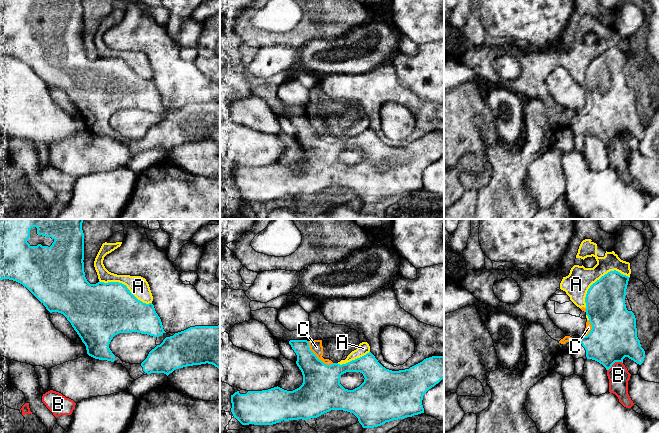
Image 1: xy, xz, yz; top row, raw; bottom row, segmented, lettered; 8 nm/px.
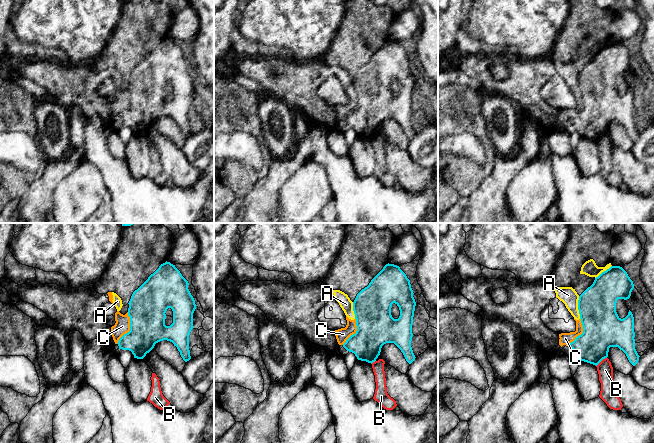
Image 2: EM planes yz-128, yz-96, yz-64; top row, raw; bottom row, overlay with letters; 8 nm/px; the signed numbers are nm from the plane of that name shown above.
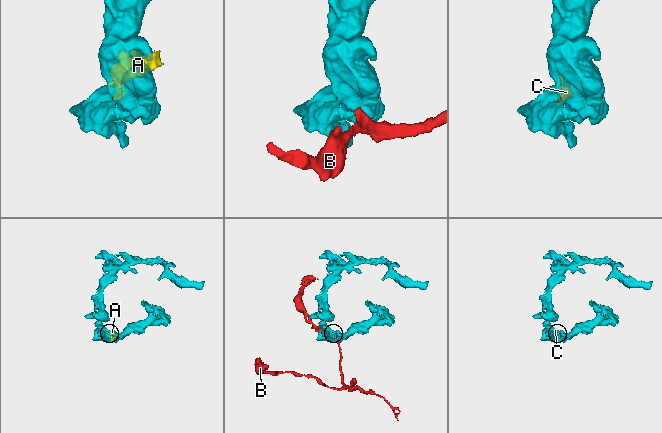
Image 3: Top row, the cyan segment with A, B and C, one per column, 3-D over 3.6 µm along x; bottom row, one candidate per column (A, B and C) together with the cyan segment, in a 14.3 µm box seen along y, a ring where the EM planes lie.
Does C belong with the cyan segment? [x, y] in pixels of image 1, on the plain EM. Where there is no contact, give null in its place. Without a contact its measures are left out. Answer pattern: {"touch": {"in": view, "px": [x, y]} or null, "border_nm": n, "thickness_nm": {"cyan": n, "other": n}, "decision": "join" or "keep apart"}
{"touch": {"in": "xz", "px": [316, 133]}, "border_nm": 280, "thickness_nm": {"cyan": 320, "other": 100}, "decision": "keep apart"}

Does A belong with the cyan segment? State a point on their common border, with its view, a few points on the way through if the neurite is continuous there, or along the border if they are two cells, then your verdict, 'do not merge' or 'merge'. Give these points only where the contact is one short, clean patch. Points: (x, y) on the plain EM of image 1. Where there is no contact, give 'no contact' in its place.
contact yz (600, 54); do not merge

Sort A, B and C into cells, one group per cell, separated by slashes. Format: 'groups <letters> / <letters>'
groups A C / B

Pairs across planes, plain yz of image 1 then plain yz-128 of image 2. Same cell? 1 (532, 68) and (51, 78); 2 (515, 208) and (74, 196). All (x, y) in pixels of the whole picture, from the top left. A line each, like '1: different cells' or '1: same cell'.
1: same cell
2: different cells

